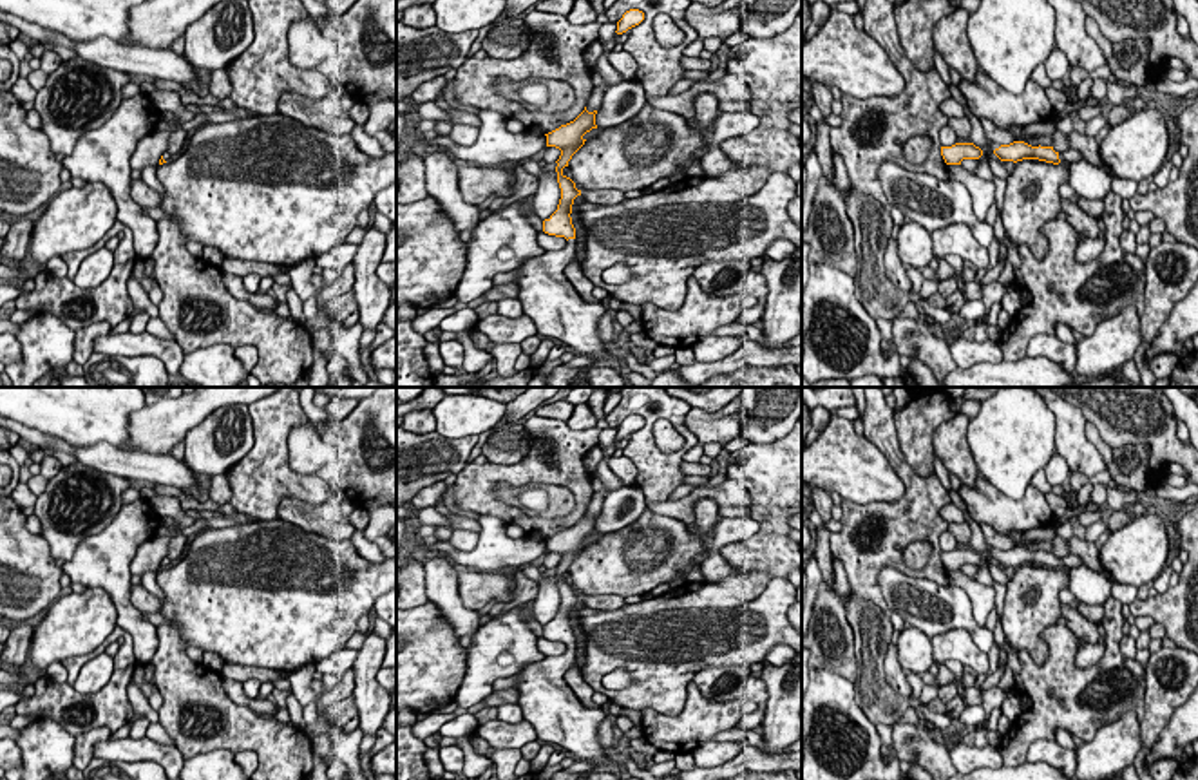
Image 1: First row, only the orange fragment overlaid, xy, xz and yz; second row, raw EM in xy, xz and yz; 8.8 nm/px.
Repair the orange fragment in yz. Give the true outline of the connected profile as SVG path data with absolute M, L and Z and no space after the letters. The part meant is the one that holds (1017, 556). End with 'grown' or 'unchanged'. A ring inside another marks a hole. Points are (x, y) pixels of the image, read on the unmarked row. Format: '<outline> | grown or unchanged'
M1013 547L1010 550L1001 550L999 554L994 556L994 559L1001 565L1001 566L1022 566L1022 565L1039 565L1039 566L1046 566L1046 568L1075 568L1084 565L1082 559L1079 556L1066 556L1066 557L1055 557L1053 552L1032 552L1024 547Z | grown

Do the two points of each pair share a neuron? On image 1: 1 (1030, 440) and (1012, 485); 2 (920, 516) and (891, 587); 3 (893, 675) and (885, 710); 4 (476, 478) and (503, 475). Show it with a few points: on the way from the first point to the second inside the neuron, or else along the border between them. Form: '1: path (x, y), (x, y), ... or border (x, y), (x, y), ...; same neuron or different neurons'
1: path (1019, 451), (1012, 458), (1012, 475); same neuron
2: border (876, 576), (894, 567), (938, 585); different neurons
3: border (884, 679), (898, 694), (909, 697); different neurons
4: path (484, 478), (496, 475); same neuron

